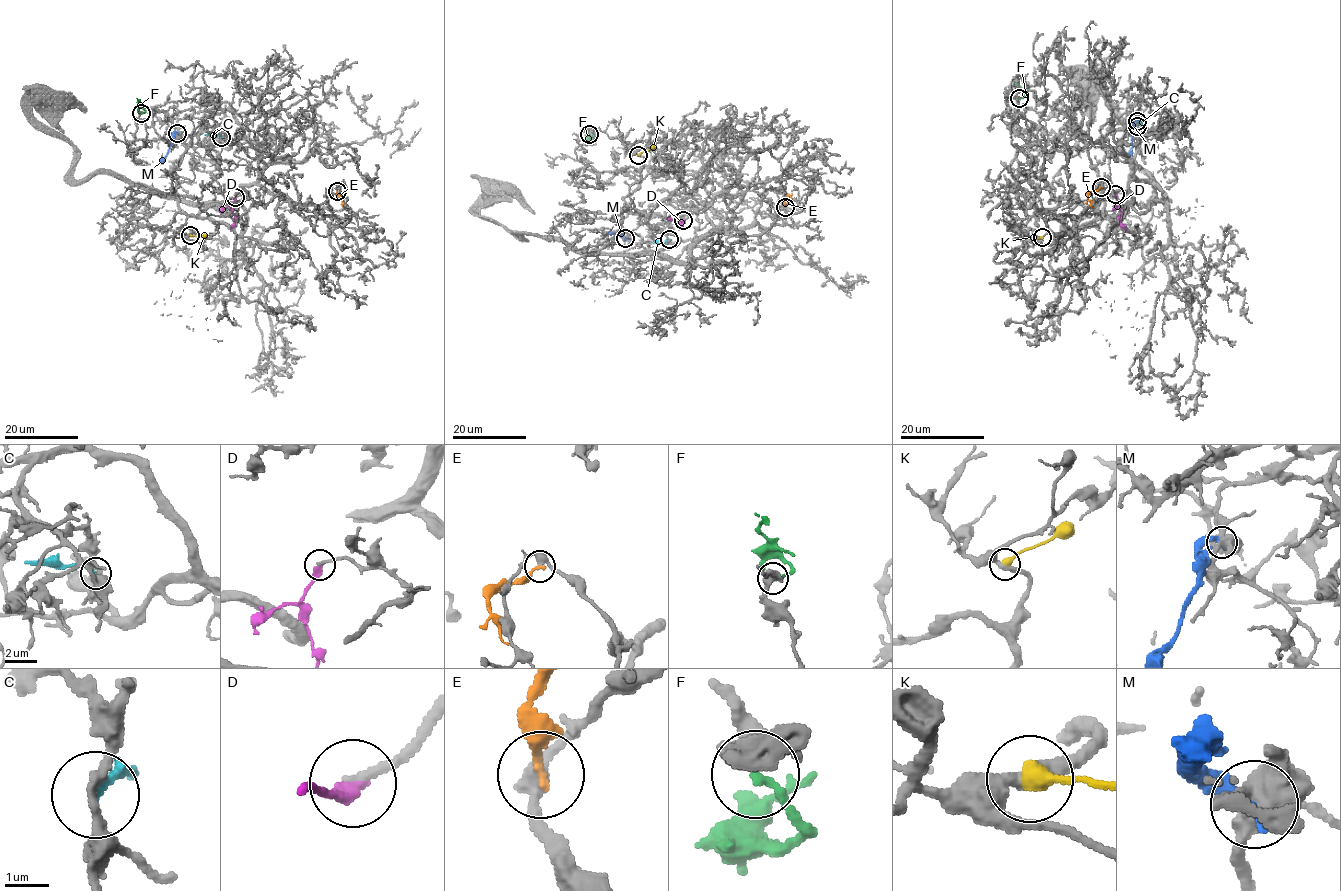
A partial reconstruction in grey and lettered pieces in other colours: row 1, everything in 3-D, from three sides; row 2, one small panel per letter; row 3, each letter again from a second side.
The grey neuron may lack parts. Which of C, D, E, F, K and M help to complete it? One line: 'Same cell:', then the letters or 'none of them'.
Same cell: none of them

